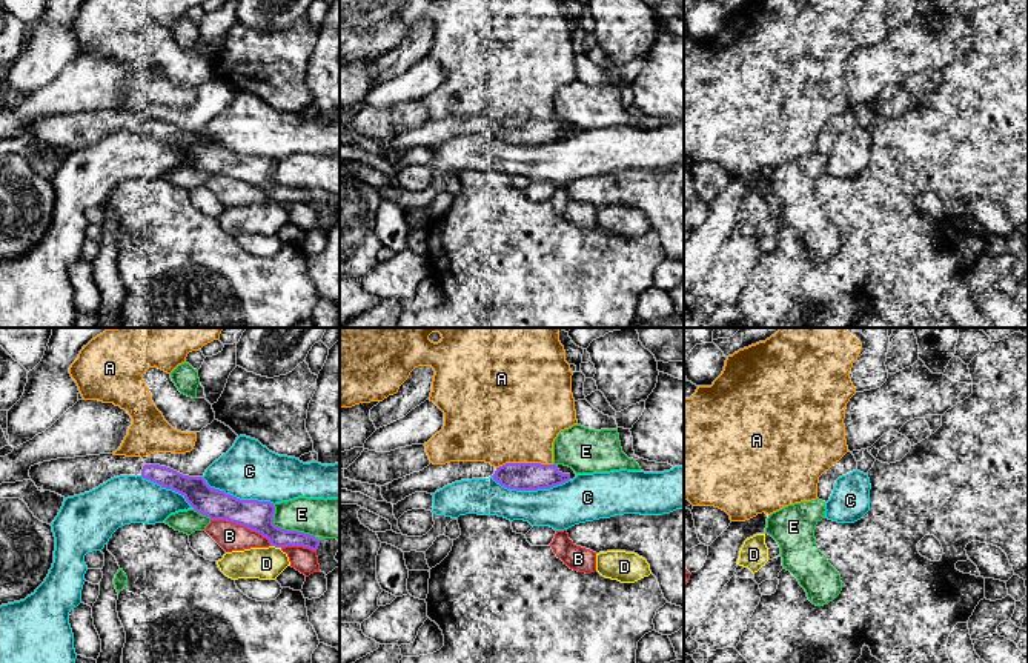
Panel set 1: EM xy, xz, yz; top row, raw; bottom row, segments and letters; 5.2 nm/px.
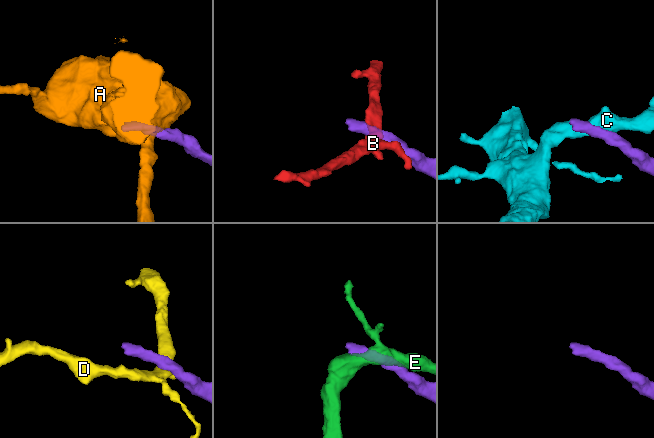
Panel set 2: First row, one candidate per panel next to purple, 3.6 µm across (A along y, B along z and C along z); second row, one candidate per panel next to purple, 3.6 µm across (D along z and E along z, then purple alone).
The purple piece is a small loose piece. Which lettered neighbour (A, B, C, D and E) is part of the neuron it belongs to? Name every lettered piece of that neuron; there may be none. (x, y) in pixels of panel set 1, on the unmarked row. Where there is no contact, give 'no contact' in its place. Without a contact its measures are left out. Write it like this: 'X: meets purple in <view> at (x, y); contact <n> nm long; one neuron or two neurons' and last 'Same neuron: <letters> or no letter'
A: meets purple in xz at (524, 119); contact 300 nm long; two neurons
B: meets purple in xy at (242, 180); contact 340 nm long; two neurons
C: meets purple in xz at (530, 145); contact 400 nm long; two neurons
D: meets purple in xy at (275, 202); contact 60 nm long; two neurons
E: meets purple in xy at (288, 186); contact 320 nm long; two neurons
Same neuron: no letter

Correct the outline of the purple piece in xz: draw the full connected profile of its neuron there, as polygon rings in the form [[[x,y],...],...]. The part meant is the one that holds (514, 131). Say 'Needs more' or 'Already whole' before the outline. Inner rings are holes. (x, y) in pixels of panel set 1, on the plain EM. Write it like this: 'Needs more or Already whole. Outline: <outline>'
Needs more. Outline: [[[450,117],[446,120],[430,118],[419,128],[380,143],[383,154],[396,160],[415,148],[435,149],[455,137],[489,132],[501,142],[516,146],[550,145],[570,135],[570,129],[562,129],[556,120],[506,118],[495,123],[486,117]]]

